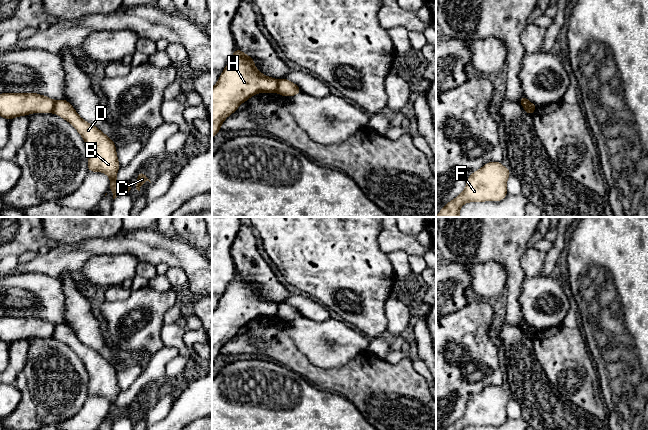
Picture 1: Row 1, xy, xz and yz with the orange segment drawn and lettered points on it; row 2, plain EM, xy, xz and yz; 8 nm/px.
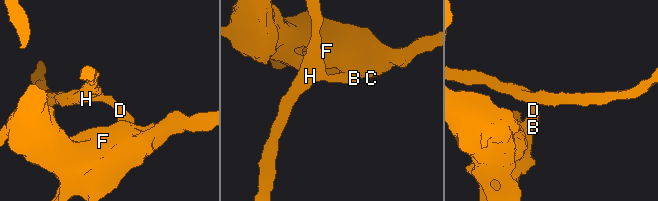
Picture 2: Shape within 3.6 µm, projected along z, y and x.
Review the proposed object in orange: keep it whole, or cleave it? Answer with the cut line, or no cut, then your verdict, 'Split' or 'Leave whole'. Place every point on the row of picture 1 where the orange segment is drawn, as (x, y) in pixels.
Split along xz (278, 81), (275, 91). Split

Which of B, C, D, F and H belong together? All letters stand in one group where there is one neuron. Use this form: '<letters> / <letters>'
B C D F / H

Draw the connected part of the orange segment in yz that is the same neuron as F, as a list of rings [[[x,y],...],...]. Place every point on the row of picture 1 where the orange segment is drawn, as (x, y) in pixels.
[[[488,162],[472,173],[464,191],[448,202],[436,217],[460,217],[460,208],[468,202],[502,201],[507,193],[510,170],[501,162]]]

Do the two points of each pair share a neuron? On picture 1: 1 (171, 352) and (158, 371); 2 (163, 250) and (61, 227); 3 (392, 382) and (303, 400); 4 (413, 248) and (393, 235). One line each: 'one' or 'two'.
1: one
2: two
3: two
4: one

